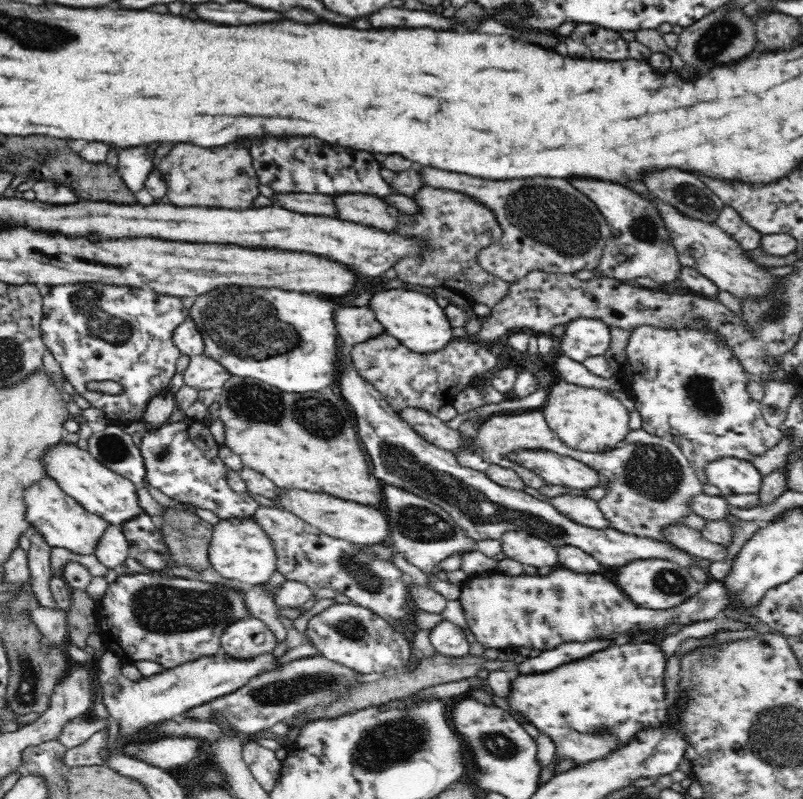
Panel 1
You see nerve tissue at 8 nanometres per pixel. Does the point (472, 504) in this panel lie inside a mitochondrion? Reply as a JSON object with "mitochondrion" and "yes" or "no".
{"mitochondrion":"yes"}

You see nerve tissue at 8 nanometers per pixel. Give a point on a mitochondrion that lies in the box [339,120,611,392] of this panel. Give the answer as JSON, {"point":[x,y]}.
{"point":[570,231]}

